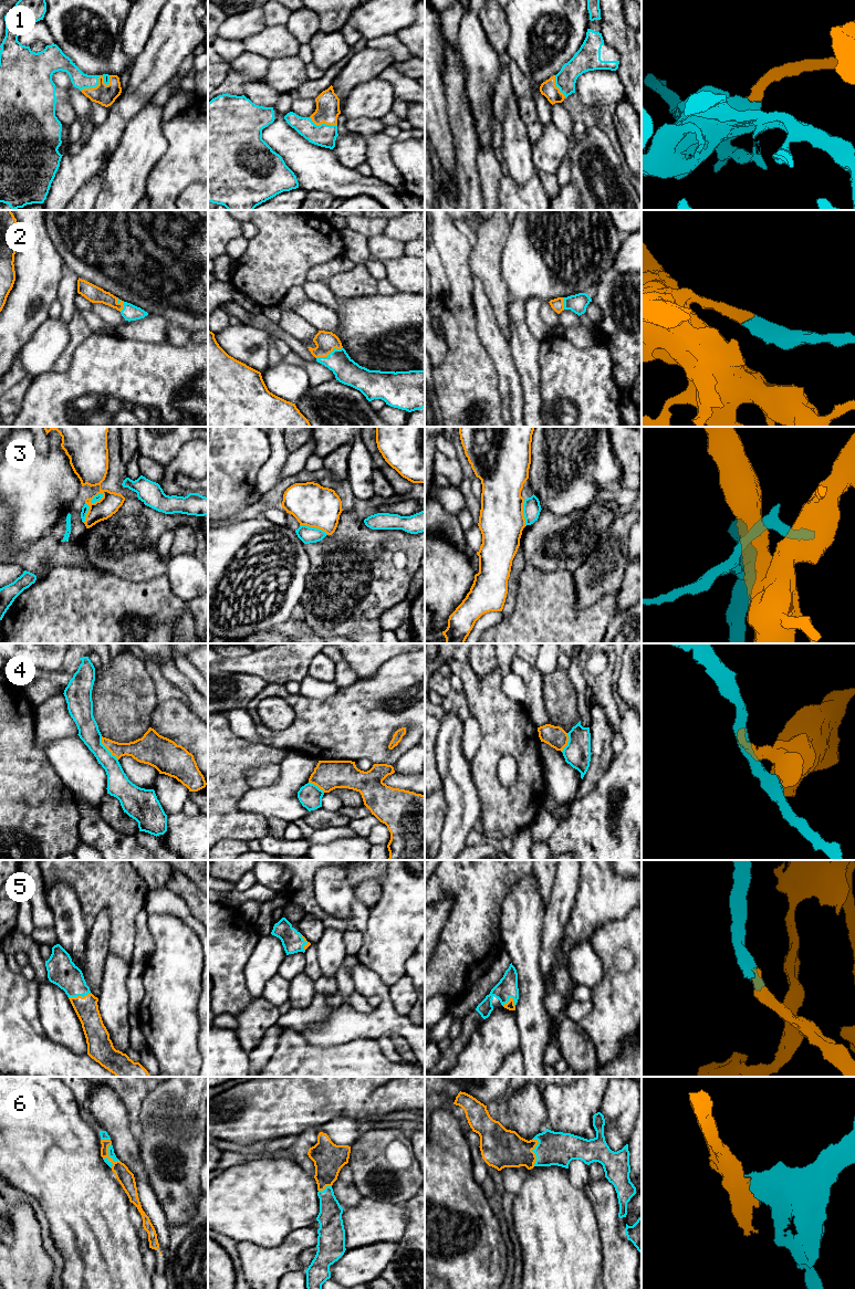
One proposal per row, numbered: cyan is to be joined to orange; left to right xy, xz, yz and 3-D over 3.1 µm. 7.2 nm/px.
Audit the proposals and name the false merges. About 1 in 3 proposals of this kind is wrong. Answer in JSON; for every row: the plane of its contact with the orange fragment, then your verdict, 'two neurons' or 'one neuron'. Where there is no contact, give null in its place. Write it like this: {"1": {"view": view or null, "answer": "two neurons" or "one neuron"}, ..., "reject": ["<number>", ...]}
{"1": {"view": "xy", "answer": "one neuron"}, "2": {"view": "xz", "answer": "one neuron"}, "3": {"view": "xz", "answer": "two neurons"}, "4": {"view": "xy", "answer": "two neurons"}, "5": {"view": "xy", "answer": "one neuron"}, "6": {"view": "xy", "answer": "one neuron"}, "reject": ["3", "4"]}

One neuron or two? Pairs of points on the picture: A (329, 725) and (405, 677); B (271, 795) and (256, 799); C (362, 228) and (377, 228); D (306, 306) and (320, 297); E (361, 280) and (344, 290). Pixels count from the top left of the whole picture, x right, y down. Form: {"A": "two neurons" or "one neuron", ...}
{"A": "one neuron", "B": "one neuron", "C": "one neuron", "D": "two neurons", "E": "one neuron"}

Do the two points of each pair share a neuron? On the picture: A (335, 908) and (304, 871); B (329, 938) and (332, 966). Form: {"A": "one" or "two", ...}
{"A": "two", "B": "one"}

